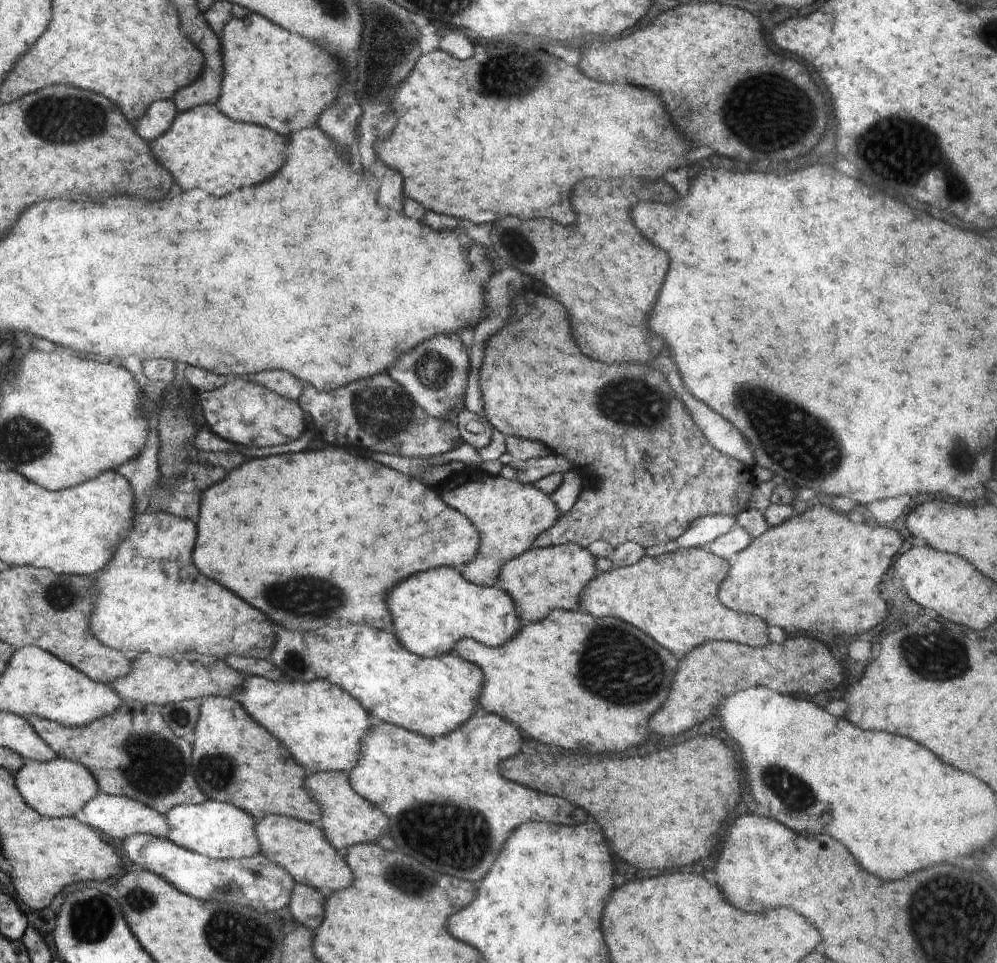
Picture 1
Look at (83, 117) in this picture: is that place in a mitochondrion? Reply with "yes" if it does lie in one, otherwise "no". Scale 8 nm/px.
yes

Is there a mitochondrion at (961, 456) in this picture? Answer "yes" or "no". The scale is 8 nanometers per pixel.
yes

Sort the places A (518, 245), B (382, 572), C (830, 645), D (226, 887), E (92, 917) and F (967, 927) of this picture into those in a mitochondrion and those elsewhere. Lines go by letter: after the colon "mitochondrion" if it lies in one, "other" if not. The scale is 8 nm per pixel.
A: mitochondrion
B: other
C: other
D: mitochondrion
E: mitochondrion
F: mitochondrion

